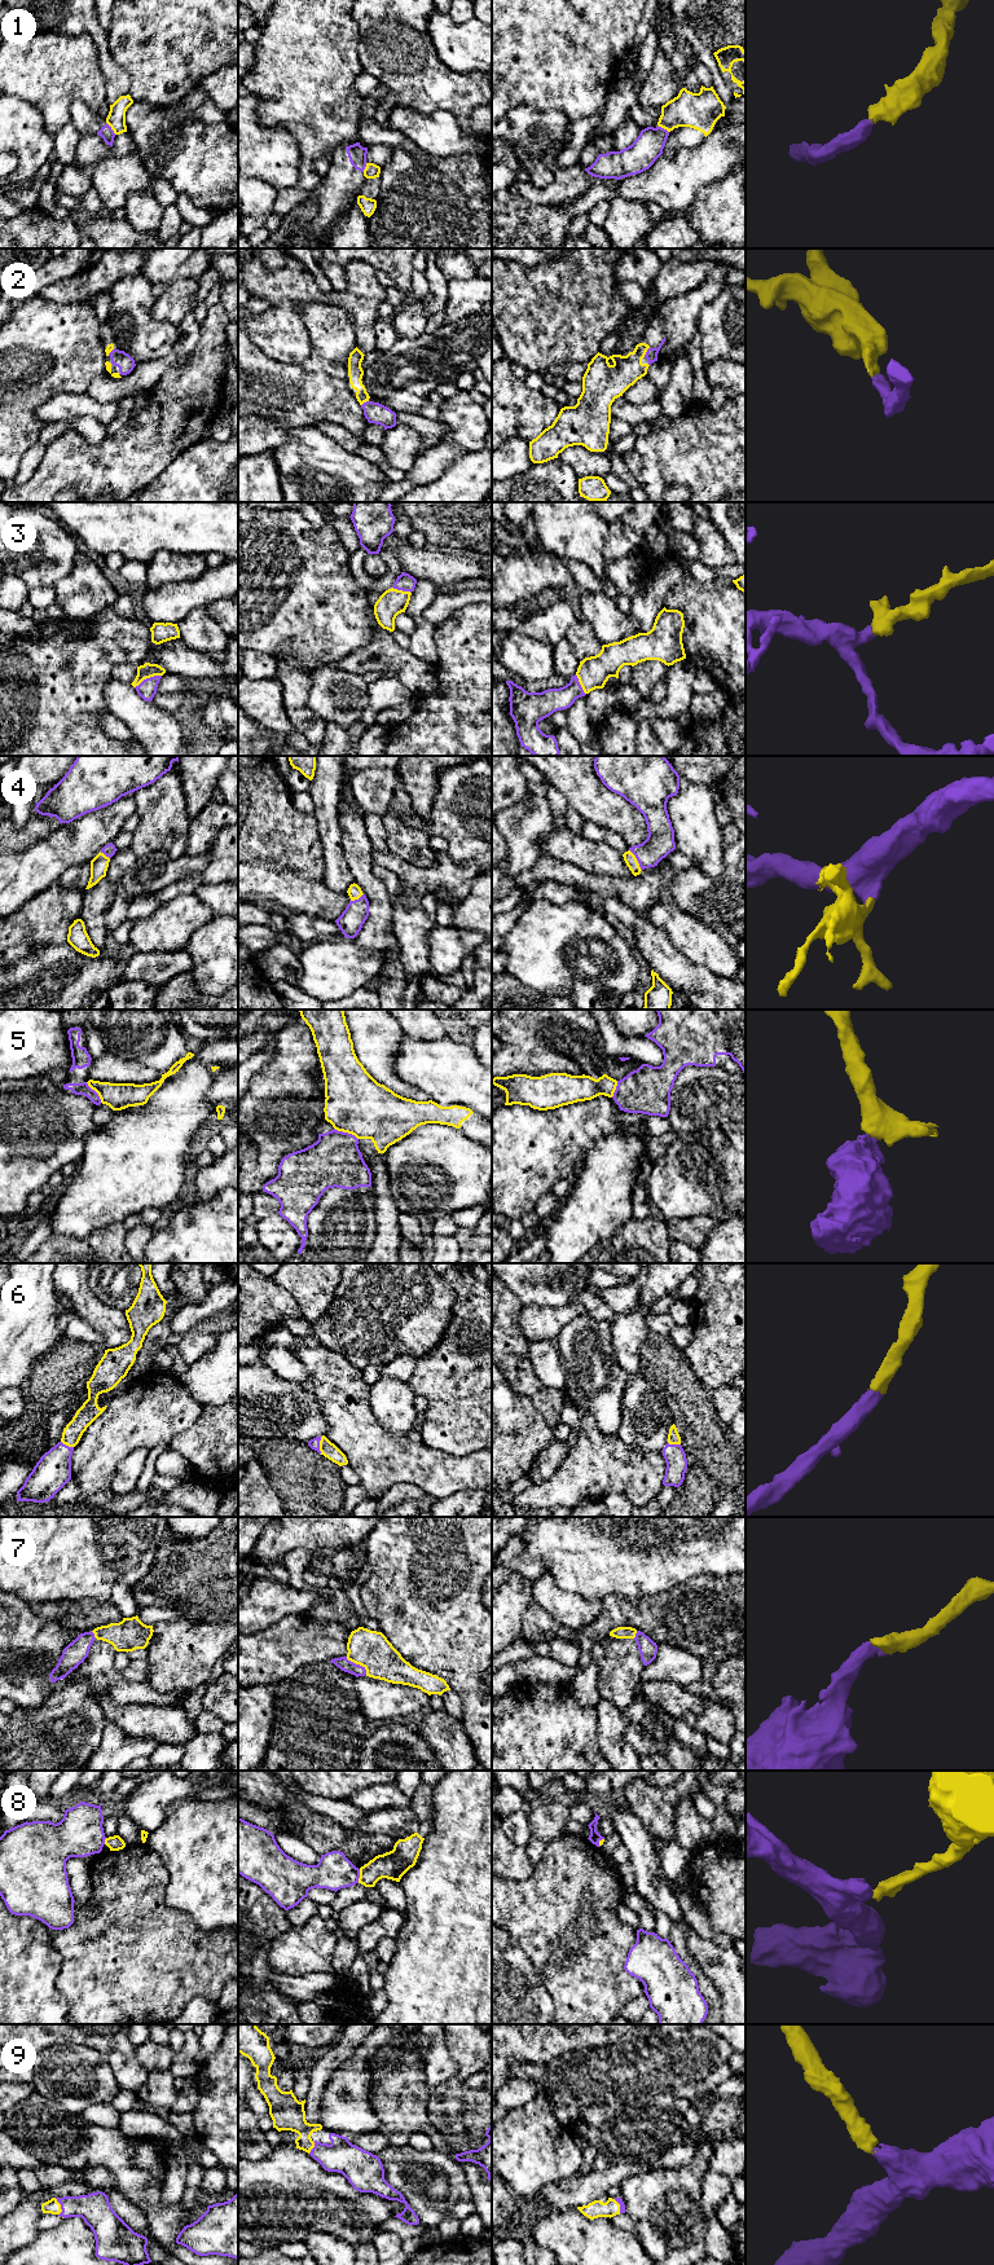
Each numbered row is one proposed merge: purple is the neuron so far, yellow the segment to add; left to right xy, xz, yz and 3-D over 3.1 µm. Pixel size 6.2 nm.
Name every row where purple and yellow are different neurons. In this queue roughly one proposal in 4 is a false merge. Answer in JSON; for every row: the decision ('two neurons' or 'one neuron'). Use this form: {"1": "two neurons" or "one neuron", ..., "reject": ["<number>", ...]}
{"1": "two neurons", "2": "one neuron", "3": "one neuron", "4": "one neuron", "5": "two neurons", "6": "one neuron", "7": "one neuron", "8": "two neurons", "9": "one neuron", "reject": ["1", "5", "8"]}

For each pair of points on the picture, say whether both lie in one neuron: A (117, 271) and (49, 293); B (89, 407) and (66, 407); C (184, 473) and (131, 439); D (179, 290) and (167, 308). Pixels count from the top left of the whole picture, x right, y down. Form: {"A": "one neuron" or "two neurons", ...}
{"A": "one neuron", "B": "one neuron", "C": "two neurons", "D": "one neuron"}

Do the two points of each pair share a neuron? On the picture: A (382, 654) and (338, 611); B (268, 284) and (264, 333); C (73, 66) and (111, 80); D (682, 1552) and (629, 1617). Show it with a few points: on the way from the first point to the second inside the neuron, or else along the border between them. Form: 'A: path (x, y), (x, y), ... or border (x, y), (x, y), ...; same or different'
A: border (368, 612), (373, 632), (372, 641), (343, 656); different
B: path (278, 295), (278, 319), (276, 321); same
C: border (97, 48), (97, 62), (104, 77), (106, 101); different
D: border (673, 1587), (641, 1599), (615, 1596); different

